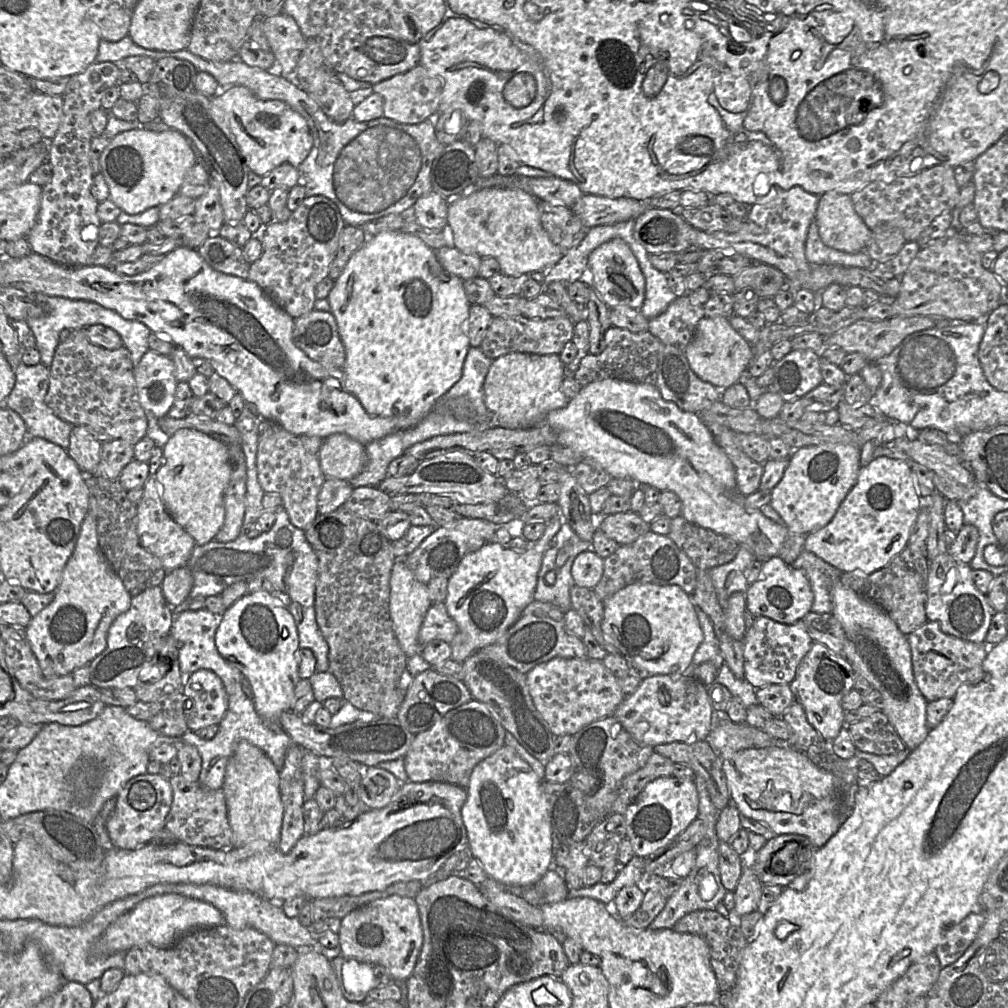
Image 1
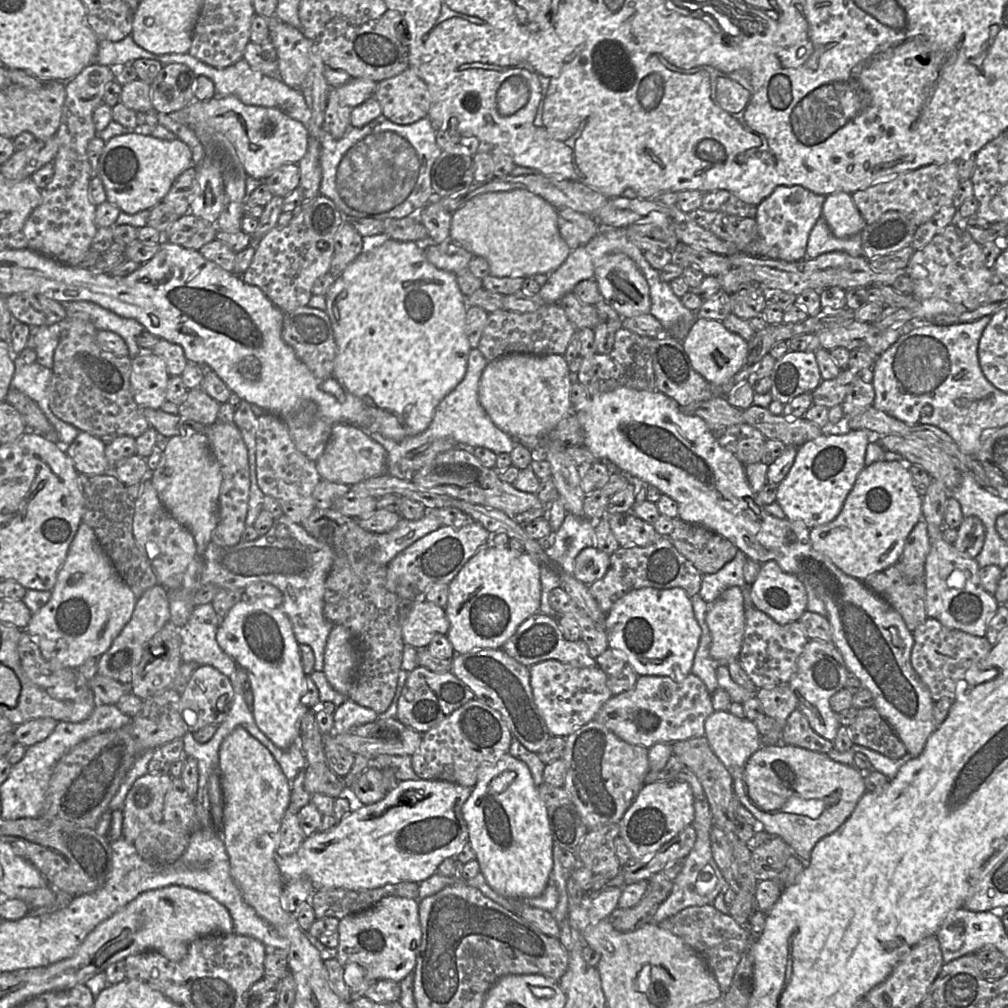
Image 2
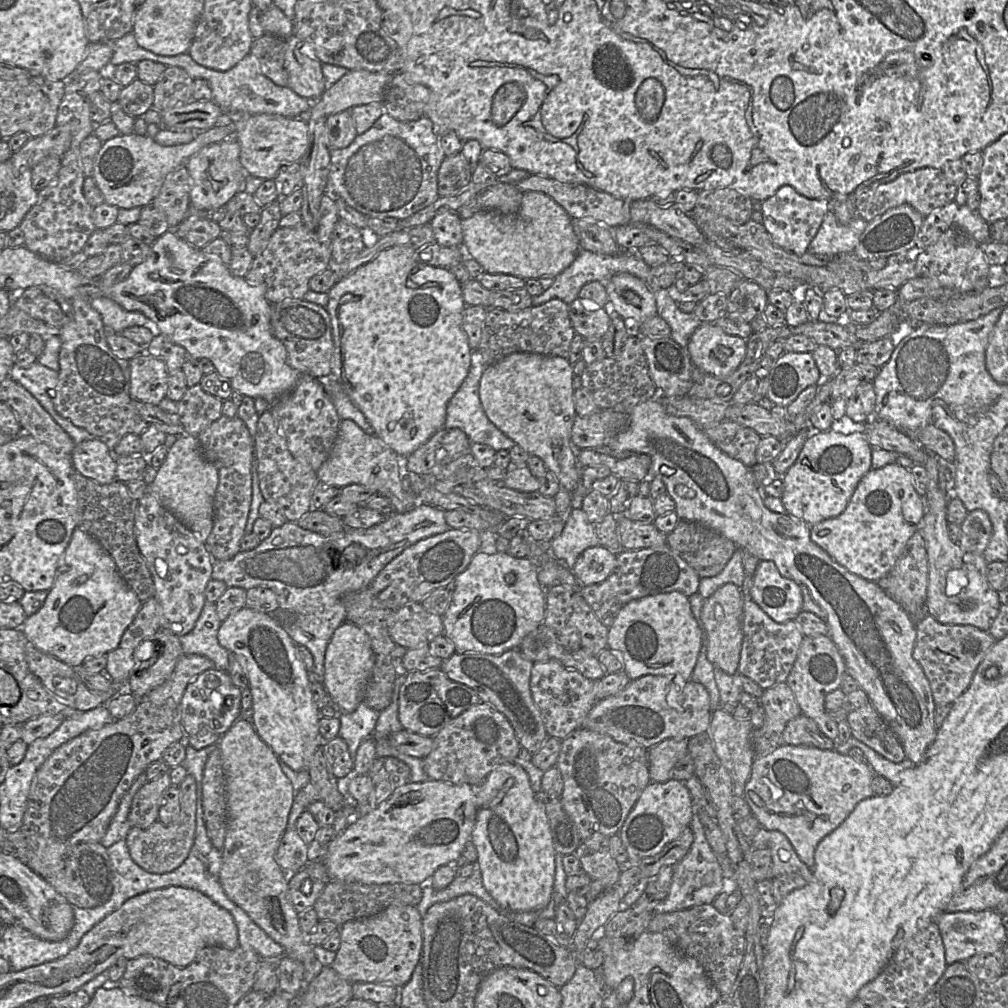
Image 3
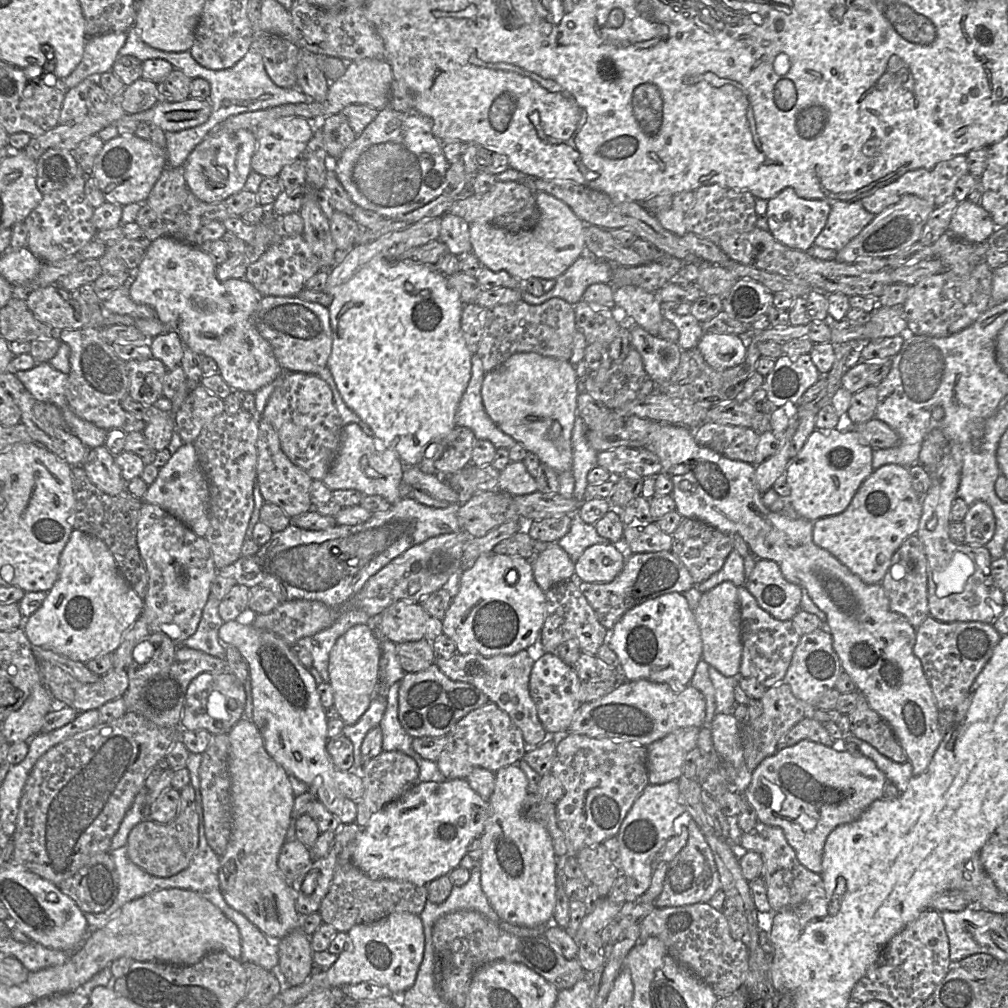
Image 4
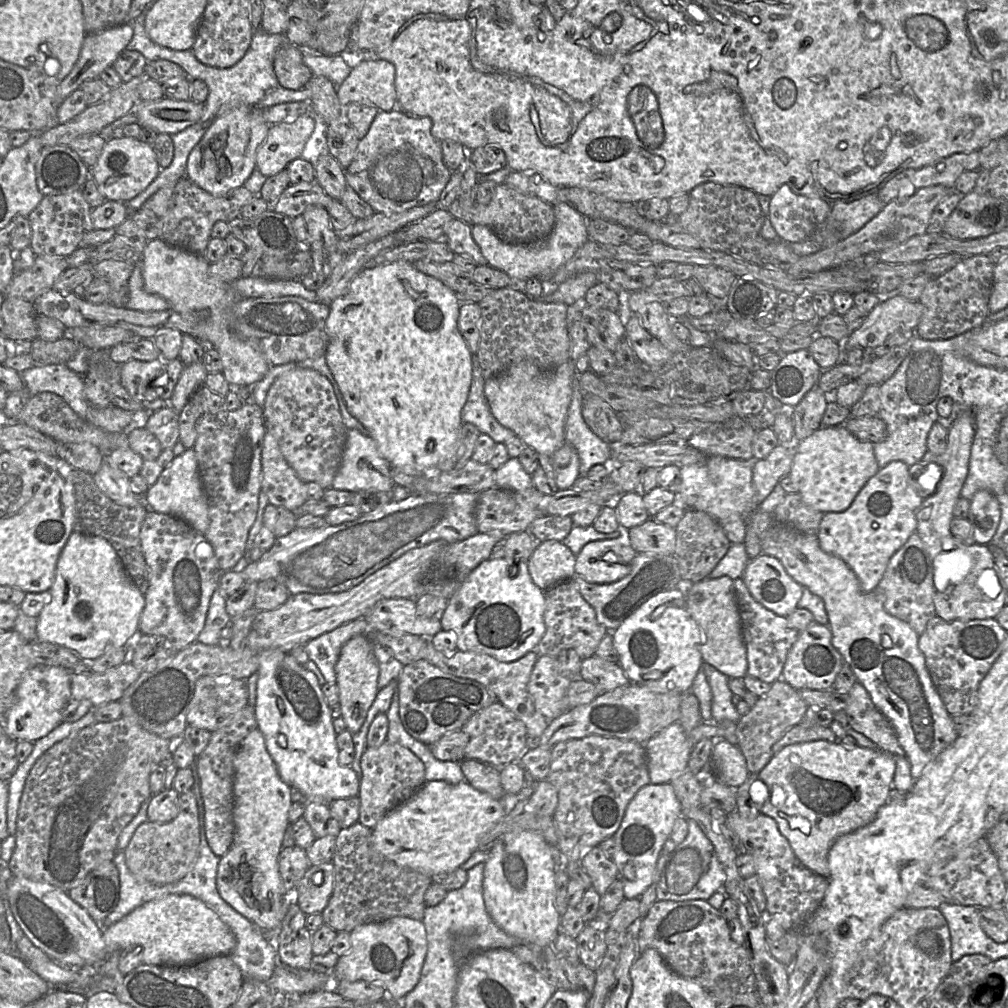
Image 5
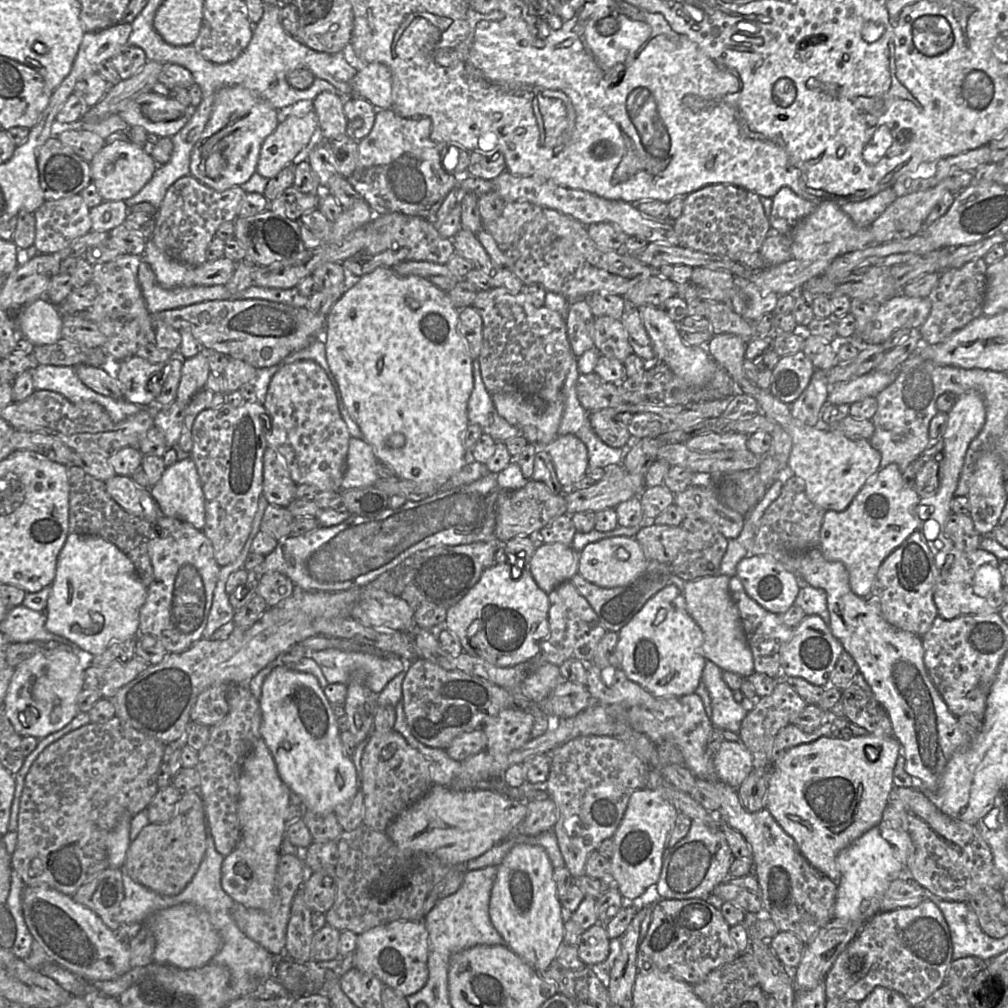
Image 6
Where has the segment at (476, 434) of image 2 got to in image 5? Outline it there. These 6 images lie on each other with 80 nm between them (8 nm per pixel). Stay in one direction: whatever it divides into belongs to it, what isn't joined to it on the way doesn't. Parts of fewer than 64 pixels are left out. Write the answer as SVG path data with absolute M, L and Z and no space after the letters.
M471 354L471 384L467 399L461 410L462 423L473 424L480 433L489 435L495 443L505 444L515 435L502 426L490 412L484 395L484 382L480 365L475 354Z

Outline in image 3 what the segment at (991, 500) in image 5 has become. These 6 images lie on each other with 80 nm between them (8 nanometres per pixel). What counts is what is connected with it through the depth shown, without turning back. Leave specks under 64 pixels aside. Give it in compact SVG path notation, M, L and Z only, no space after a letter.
M976 509L968 512L961 524L959 545L968 552L983 554L993 533L993 526L988 514Z

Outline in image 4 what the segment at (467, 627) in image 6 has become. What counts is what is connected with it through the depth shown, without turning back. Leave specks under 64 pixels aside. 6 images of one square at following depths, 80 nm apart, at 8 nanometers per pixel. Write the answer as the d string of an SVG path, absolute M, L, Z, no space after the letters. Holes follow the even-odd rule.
M489 553L461 571L458 592L442 619L442 632L453 640L459 654L513 655L529 647L539 648L545 618L545 592L535 581L531 560ZM510 569L518 573L518 580L512 585L505 581Z

